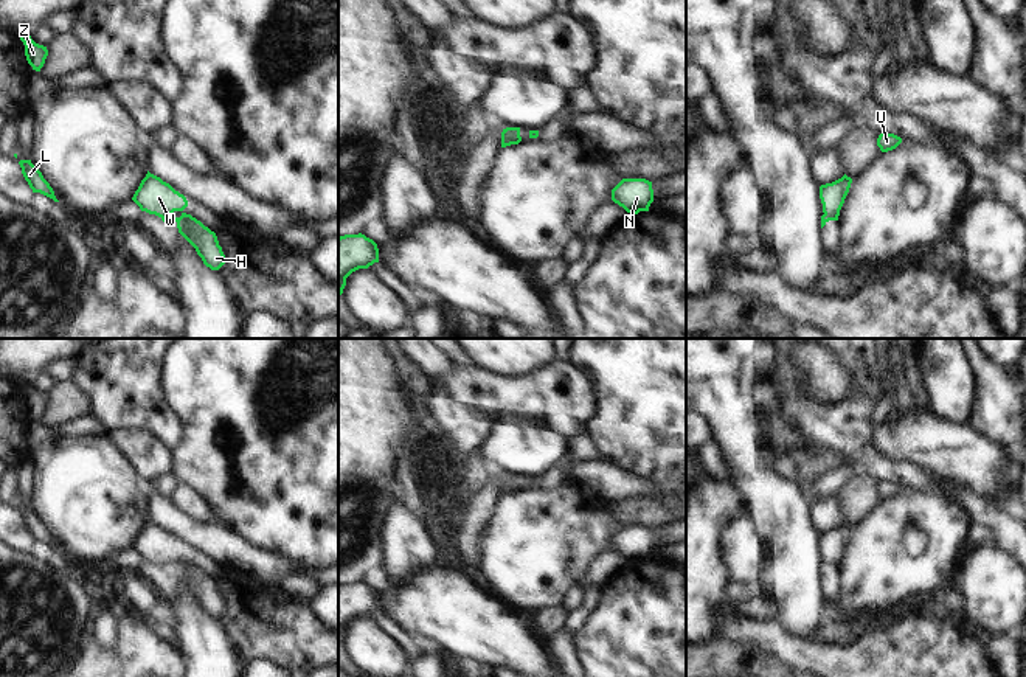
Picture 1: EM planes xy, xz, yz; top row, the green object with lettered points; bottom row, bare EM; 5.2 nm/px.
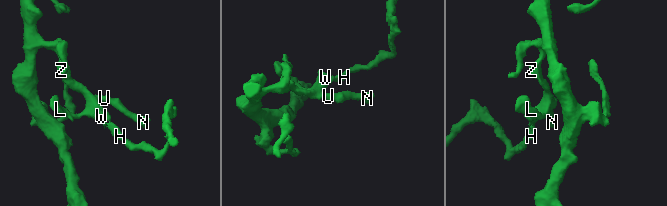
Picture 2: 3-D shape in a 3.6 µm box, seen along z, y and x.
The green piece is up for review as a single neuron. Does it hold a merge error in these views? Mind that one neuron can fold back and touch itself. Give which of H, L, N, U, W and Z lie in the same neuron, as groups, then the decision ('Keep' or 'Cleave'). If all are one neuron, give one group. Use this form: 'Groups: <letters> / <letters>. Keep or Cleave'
Groups: H / L N U W Z. Cleave

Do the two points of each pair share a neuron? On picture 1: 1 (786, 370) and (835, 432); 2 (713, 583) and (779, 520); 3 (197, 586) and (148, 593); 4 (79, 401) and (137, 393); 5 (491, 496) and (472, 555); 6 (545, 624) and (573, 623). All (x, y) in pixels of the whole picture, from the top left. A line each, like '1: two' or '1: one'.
1: one
2: two
3: two
4: two
5: one
6: two

